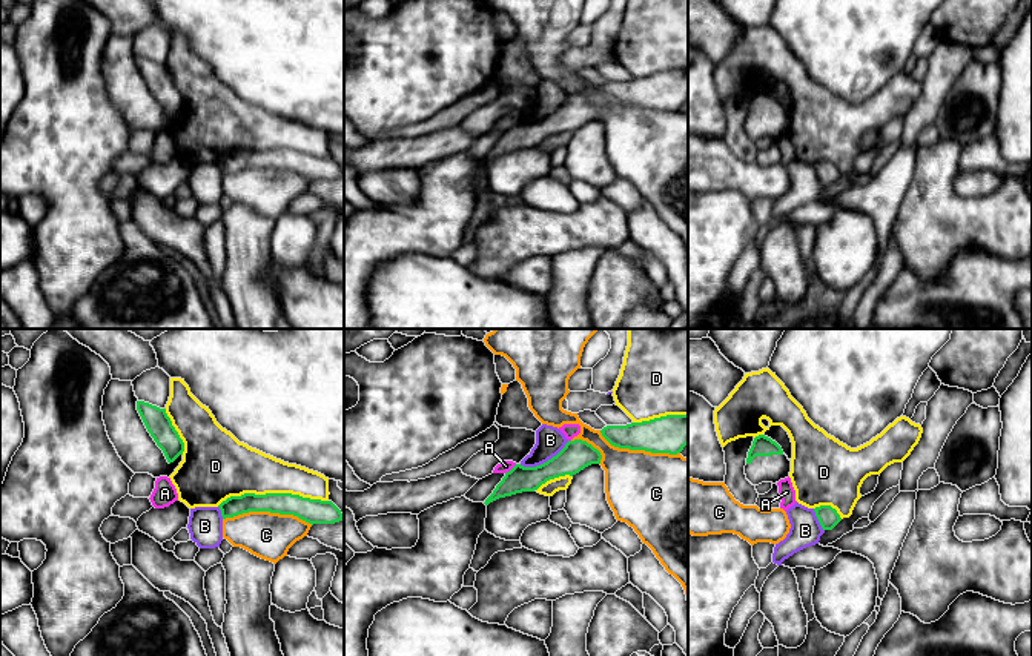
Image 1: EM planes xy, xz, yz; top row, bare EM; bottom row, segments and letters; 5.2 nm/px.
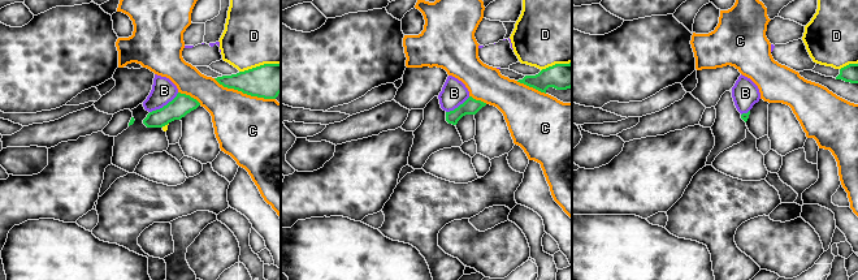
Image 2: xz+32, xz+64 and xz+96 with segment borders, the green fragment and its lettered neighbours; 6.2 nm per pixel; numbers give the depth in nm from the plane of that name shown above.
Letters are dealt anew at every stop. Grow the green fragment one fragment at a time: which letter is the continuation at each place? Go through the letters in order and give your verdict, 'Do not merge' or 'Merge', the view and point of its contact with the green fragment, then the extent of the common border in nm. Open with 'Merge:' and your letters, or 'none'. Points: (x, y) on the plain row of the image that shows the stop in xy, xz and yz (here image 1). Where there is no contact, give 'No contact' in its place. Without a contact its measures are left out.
Merge: none
A: Do not merge. Touches green at xz (512, 125). Shared border 80 nm
B: Do not merge. Touches green at xz (544, 119). Shared border 300 nm
C: Do not merge. Touches green at xy (267, 166). Shared border 480 nm
D: Do not merge. Touches green at xy (272, 149). Shared border 600 nm

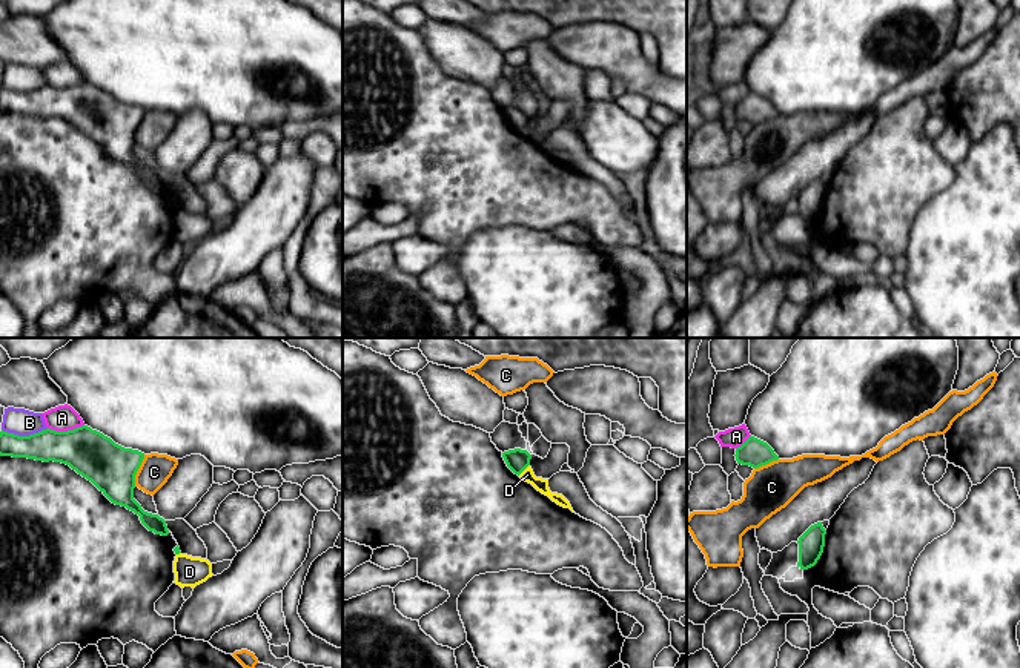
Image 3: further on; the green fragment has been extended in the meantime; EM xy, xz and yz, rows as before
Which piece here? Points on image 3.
Merge: none
A: Do not merge. Touches green at xy (65, 88). Shared border 190 nm
B: Do not merge. Touches green at xy (23, 92). Shared border 240 nm
C: Do not merge. Touches green at xy (137, 126). Shared border 180 nm
D: Do not merge. Touches green at xz (523, 126). Shared border 90 nm

